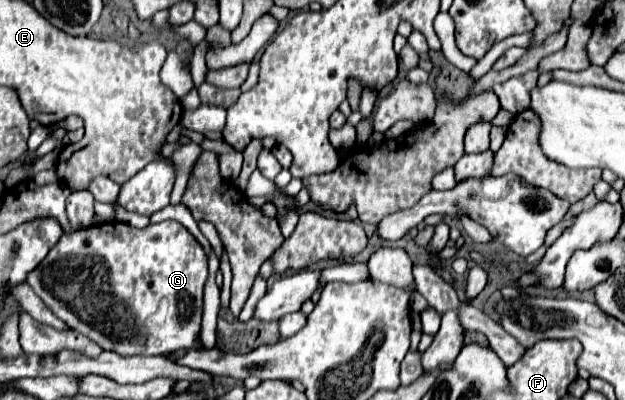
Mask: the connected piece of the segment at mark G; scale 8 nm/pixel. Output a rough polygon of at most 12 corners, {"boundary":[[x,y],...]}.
{"boundary":[[94,224],[28,276],[120,356],[202,350],[204,248]]}

